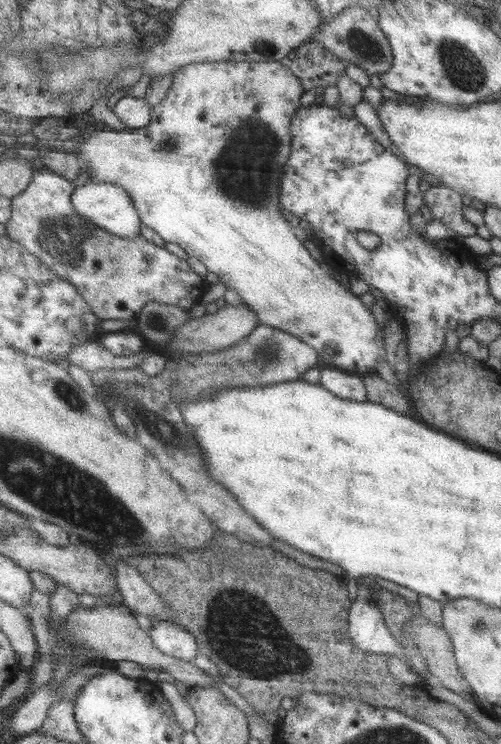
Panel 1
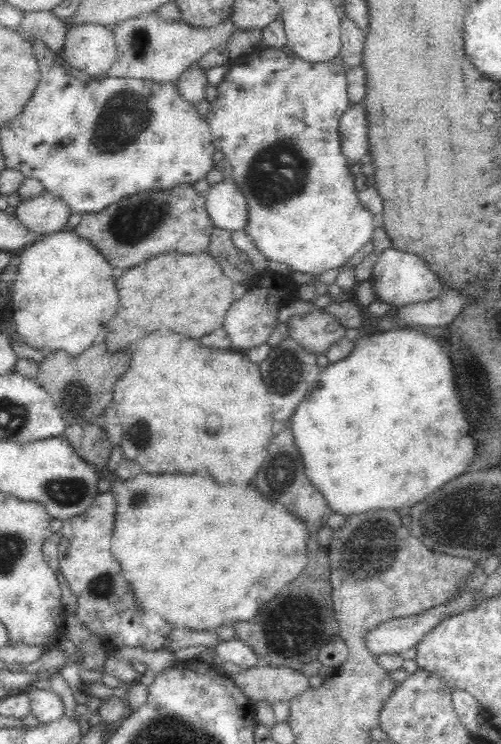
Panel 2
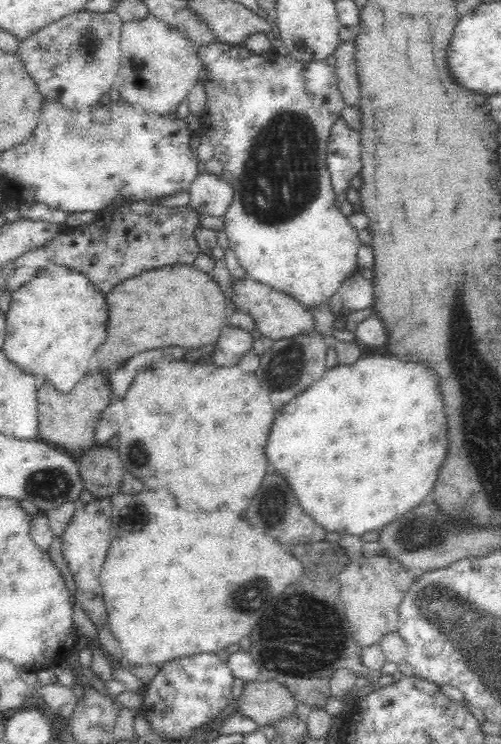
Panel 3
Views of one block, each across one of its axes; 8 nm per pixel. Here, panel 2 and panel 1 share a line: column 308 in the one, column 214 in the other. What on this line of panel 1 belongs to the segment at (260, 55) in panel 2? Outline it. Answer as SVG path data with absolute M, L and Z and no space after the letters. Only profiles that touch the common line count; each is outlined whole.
M224 60L222 62L199 62L191 64L175 74L174 86L171 88L168 98L154 106L154 118L151 125L146 128L119 131L105 127L94 126L94 132L90 134L81 133L74 139L80 143L80 160L84 168L88 167L91 173L90 182L104 182L123 186L132 195L136 202L136 209L140 211L140 217L144 224L159 233L165 241L181 245L189 255L196 256L206 263L212 273L218 275L221 281L228 287L234 288L260 317L261 324L278 327L286 332L295 334L306 342L312 344L319 350L321 358L336 368L346 371L360 371L376 373L380 361L386 358L386 338L384 328L380 326L379 319L375 313L368 309L362 302L360 295L352 293L348 288L342 286L340 280L334 275L328 274L324 264L318 262L312 252L306 248L306 244L296 236L292 224L282 214L284 172L286 172L288 161L292 158L292 146L295 145L295 136L291 134L292 123L296 113L302 107L302 96L306 94L304 81L293 68L284 66L280 61L250 61L238 62L237 60Z

